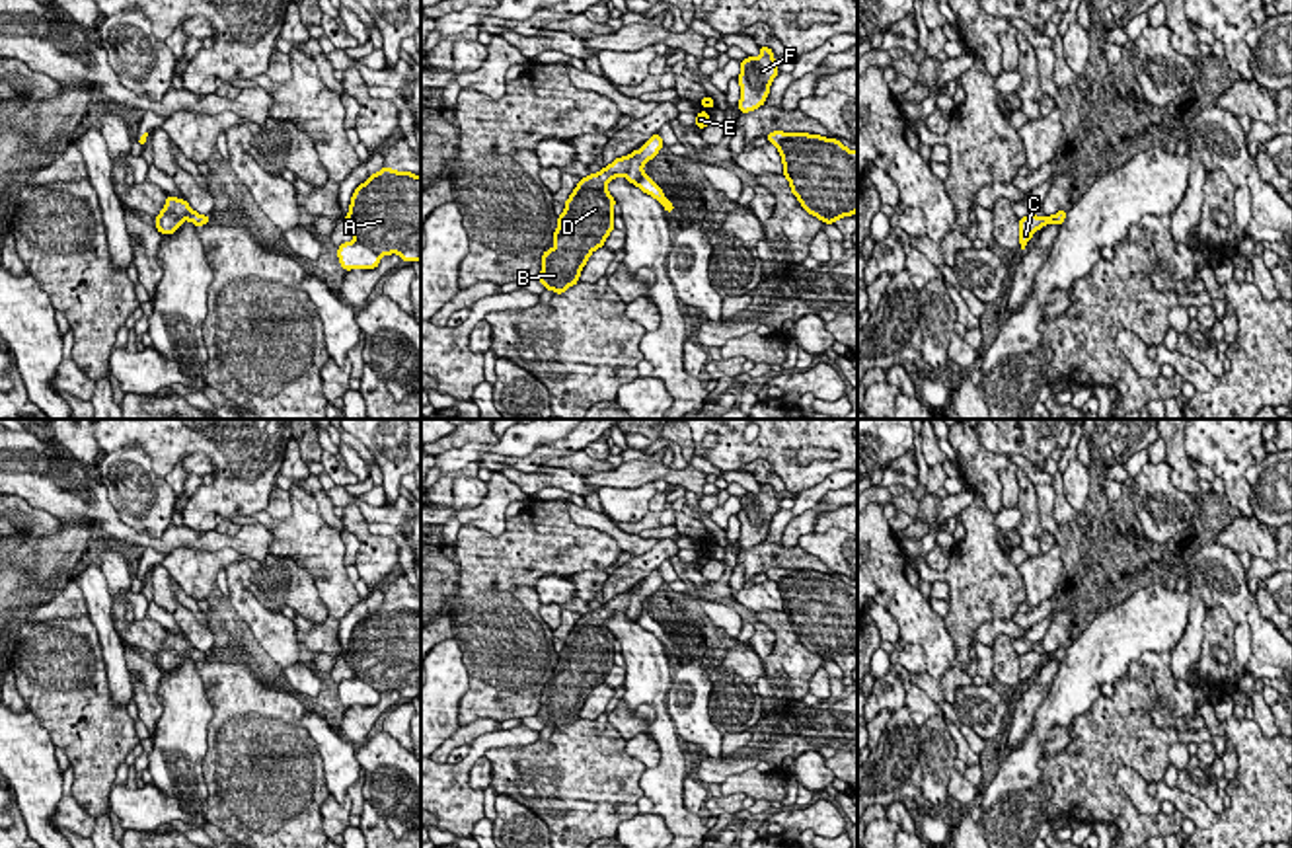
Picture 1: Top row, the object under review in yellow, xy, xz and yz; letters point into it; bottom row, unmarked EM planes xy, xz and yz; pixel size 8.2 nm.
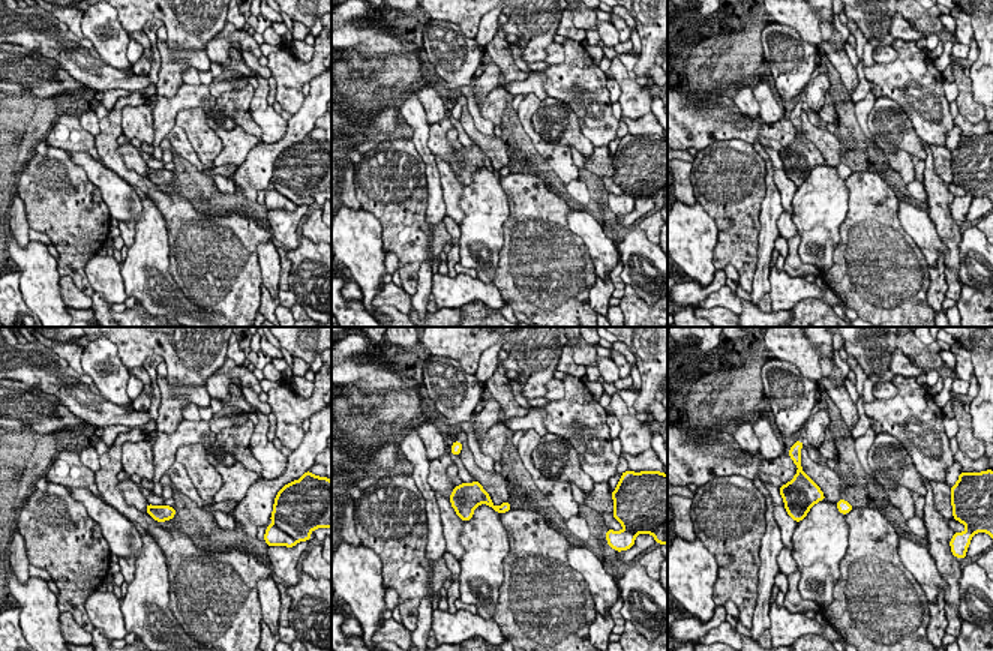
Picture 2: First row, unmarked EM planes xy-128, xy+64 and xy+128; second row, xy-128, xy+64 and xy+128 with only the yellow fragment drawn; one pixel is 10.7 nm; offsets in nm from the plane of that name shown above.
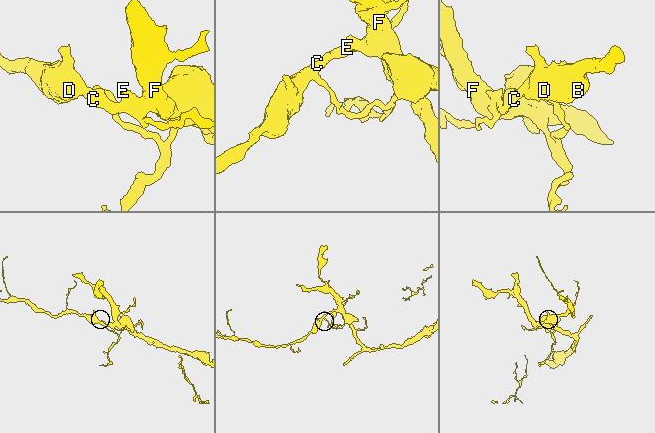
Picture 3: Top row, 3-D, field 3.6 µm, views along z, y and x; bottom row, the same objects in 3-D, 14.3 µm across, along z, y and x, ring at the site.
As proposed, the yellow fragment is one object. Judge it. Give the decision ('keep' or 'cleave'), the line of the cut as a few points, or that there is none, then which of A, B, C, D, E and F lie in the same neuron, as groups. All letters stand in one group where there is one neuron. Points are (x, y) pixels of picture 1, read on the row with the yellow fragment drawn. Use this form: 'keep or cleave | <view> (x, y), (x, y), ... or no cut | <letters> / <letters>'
cleave | xy (355, 240), (379, 256) | A B C D E / F

